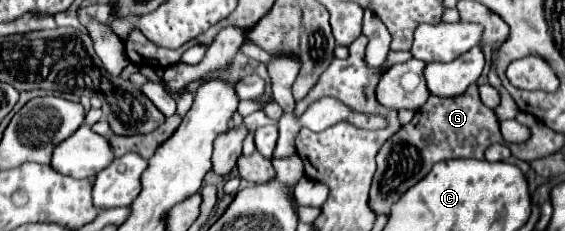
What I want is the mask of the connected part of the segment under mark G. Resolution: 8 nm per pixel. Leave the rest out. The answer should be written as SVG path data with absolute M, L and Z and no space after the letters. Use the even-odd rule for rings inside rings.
M472 84L464 94L454 98L430 96L422 106L422 112L408 124L404 124L378 152L376 174L370 188L370 208L376 214L390 214L390 206L412 184L422 180L430 168L440 160L452 158L476 158L484 160L484 152L492 144L506 144L498 130L494 110L484 106L478 94L478 84Z

